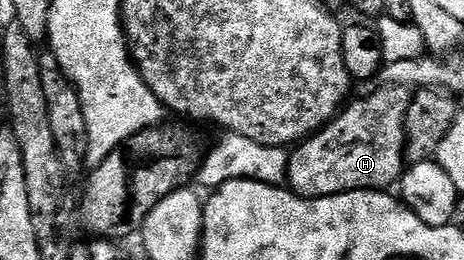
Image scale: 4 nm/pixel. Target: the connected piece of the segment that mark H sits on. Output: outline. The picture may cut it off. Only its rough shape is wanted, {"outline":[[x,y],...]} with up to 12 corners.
{"outline":[[411,90],[351,100],[290,153],[300,197],[389,190]]}

